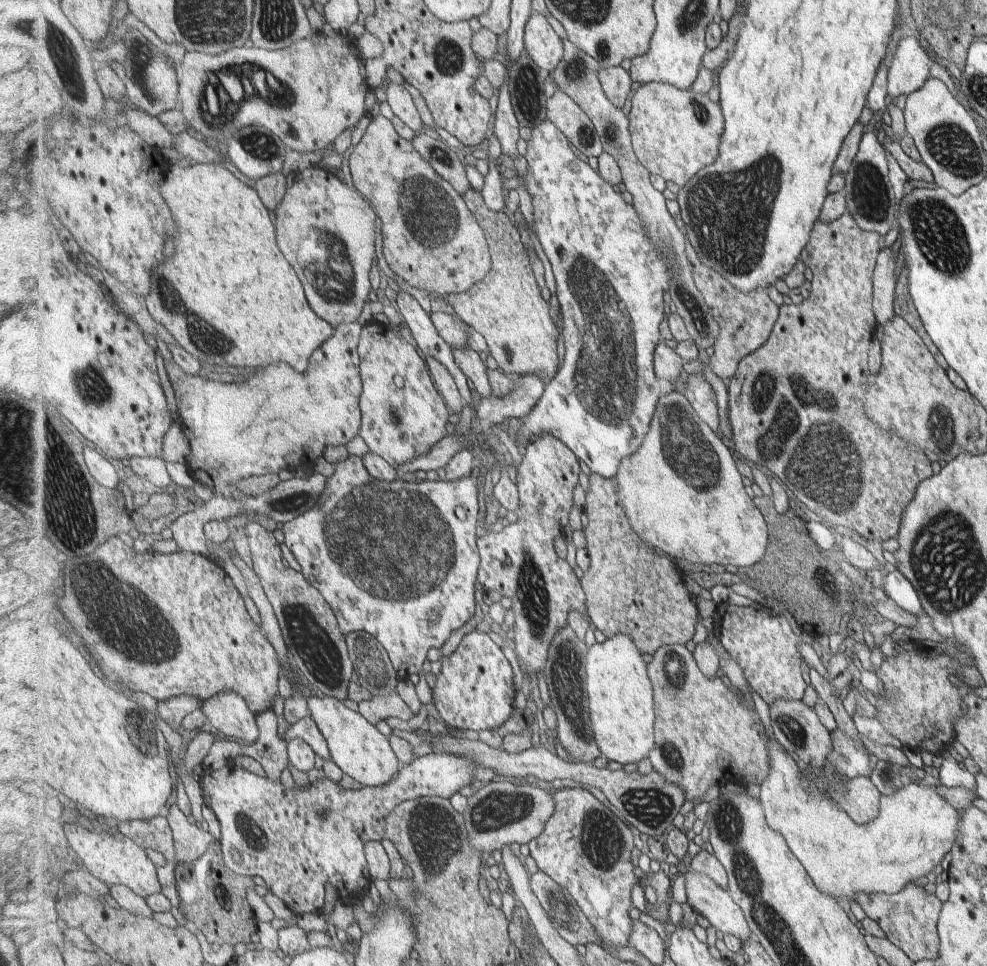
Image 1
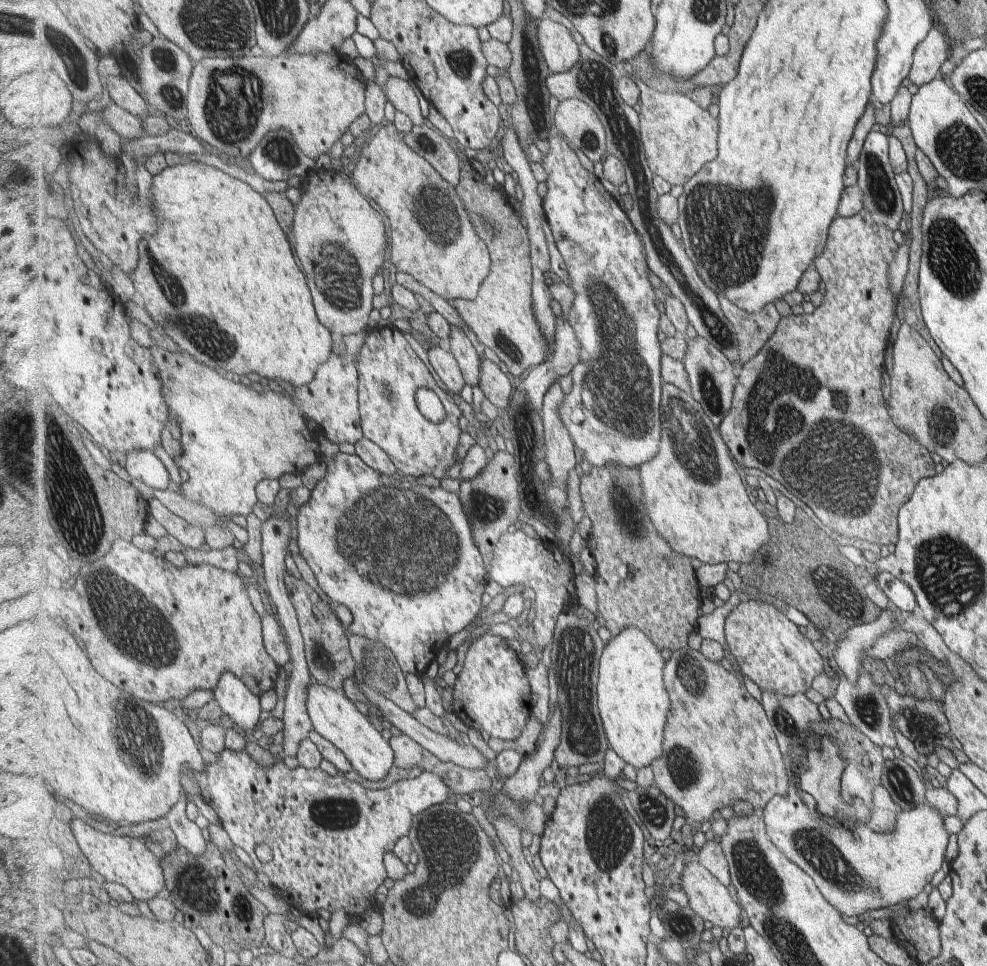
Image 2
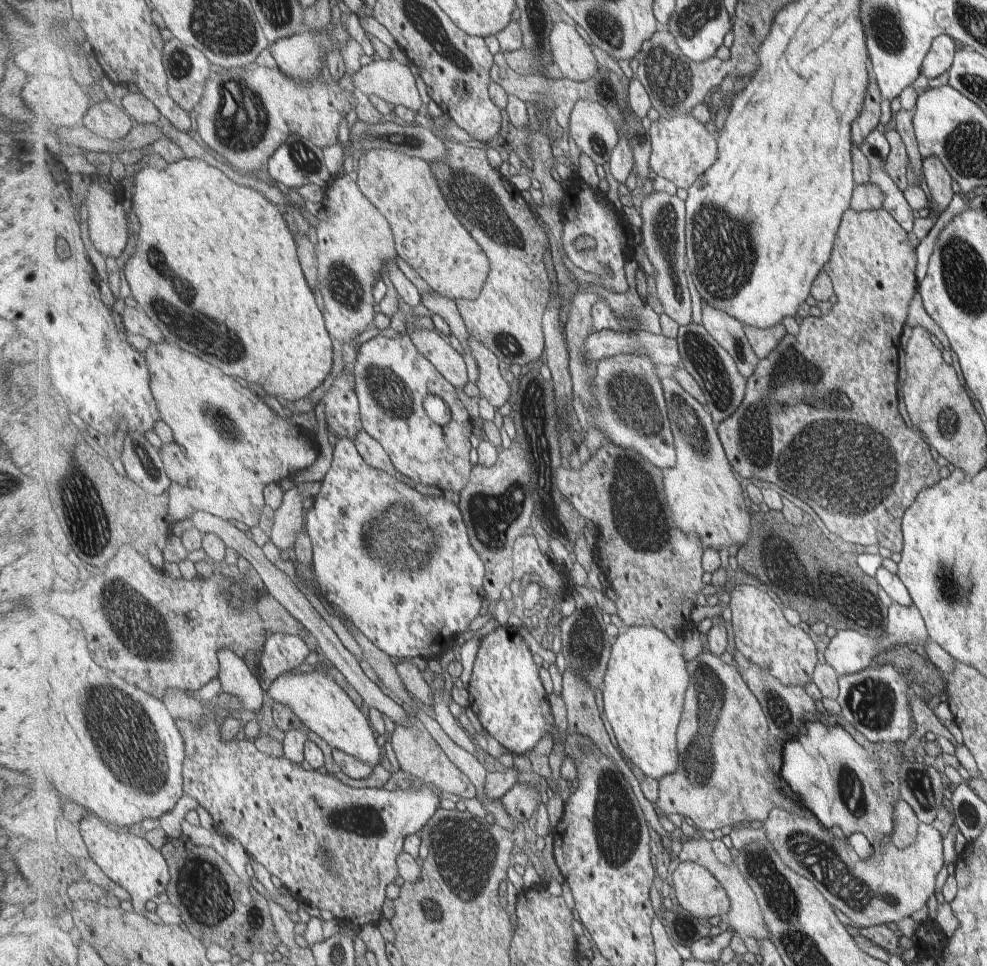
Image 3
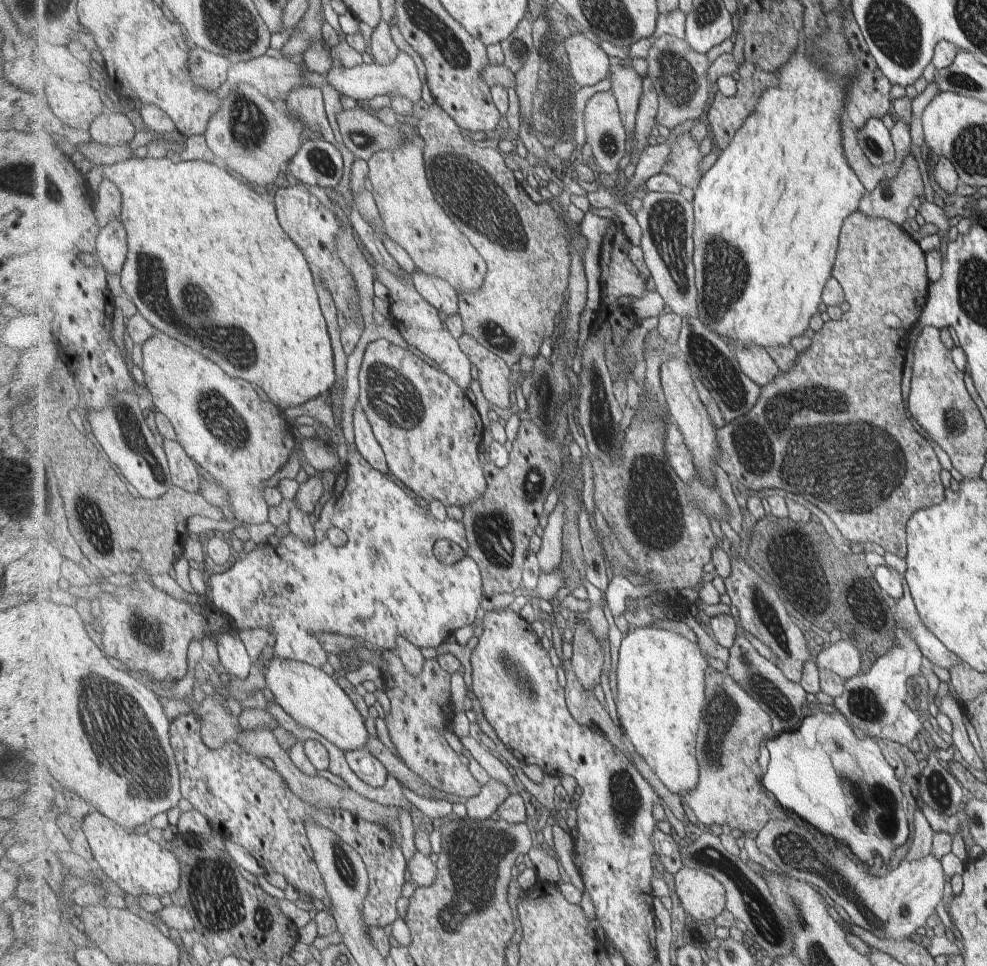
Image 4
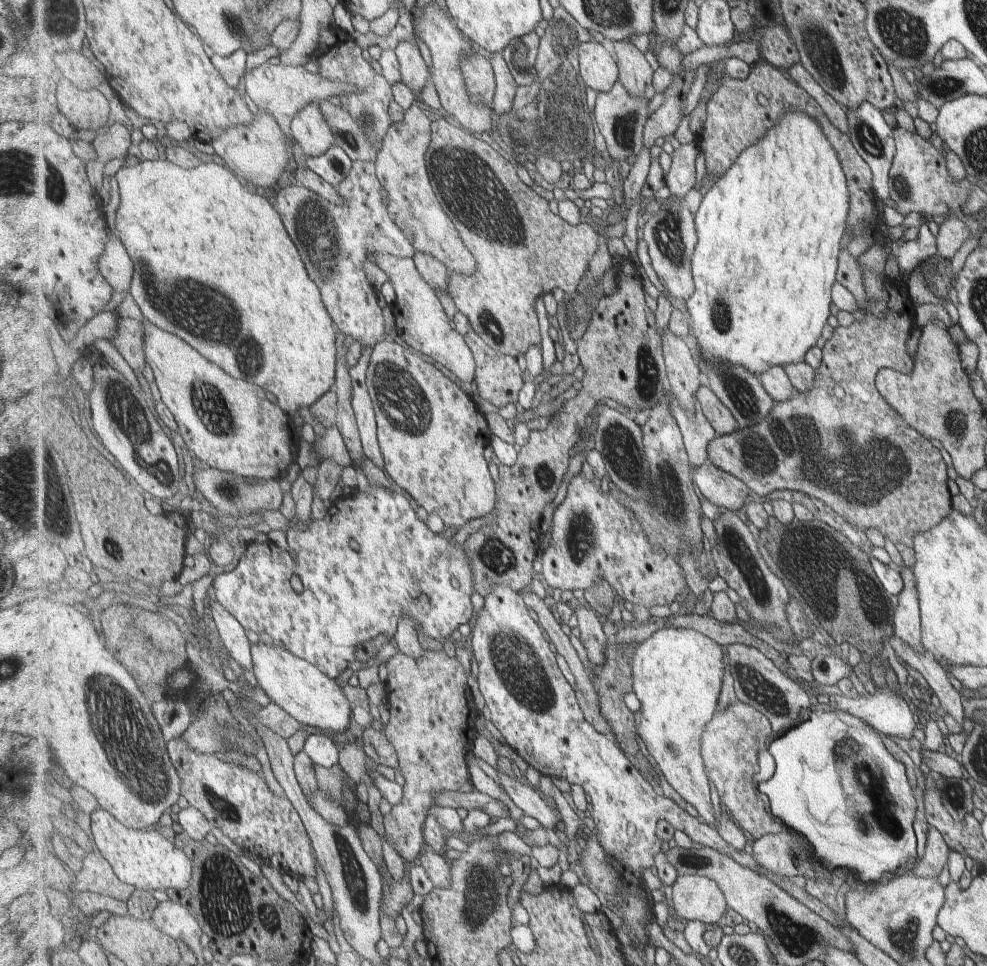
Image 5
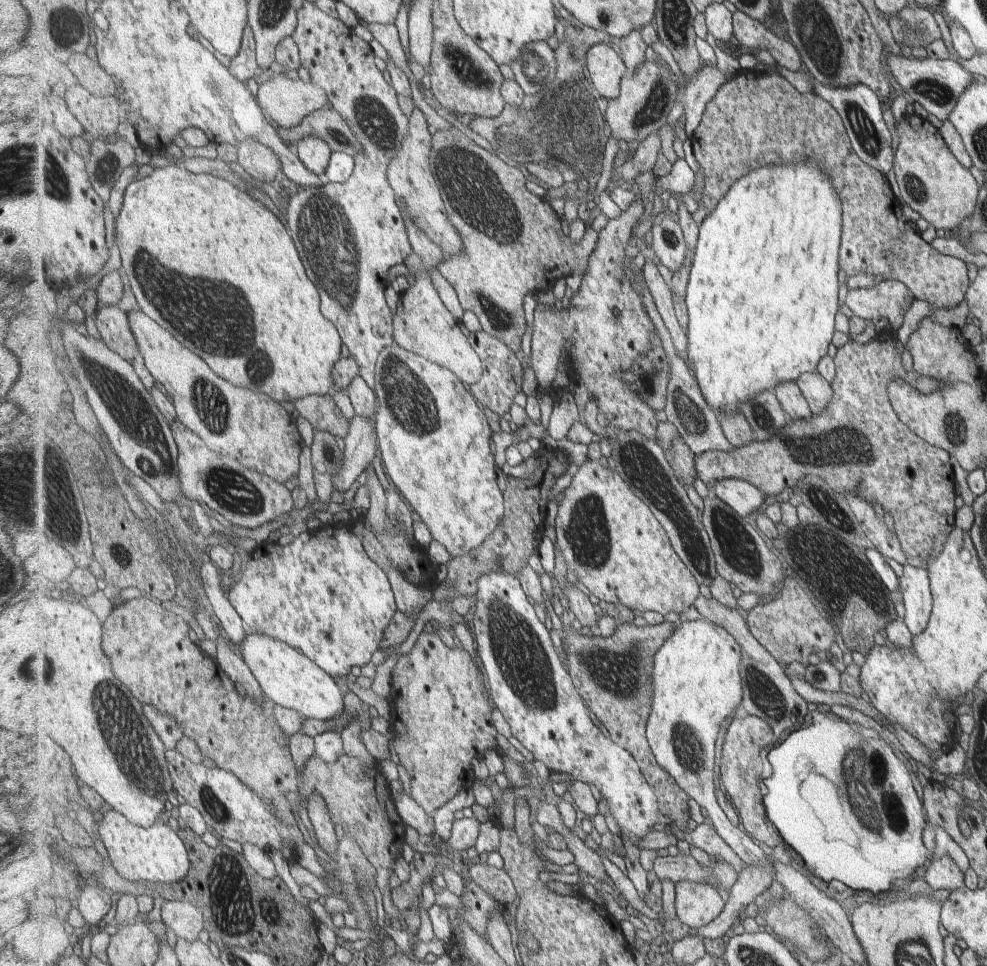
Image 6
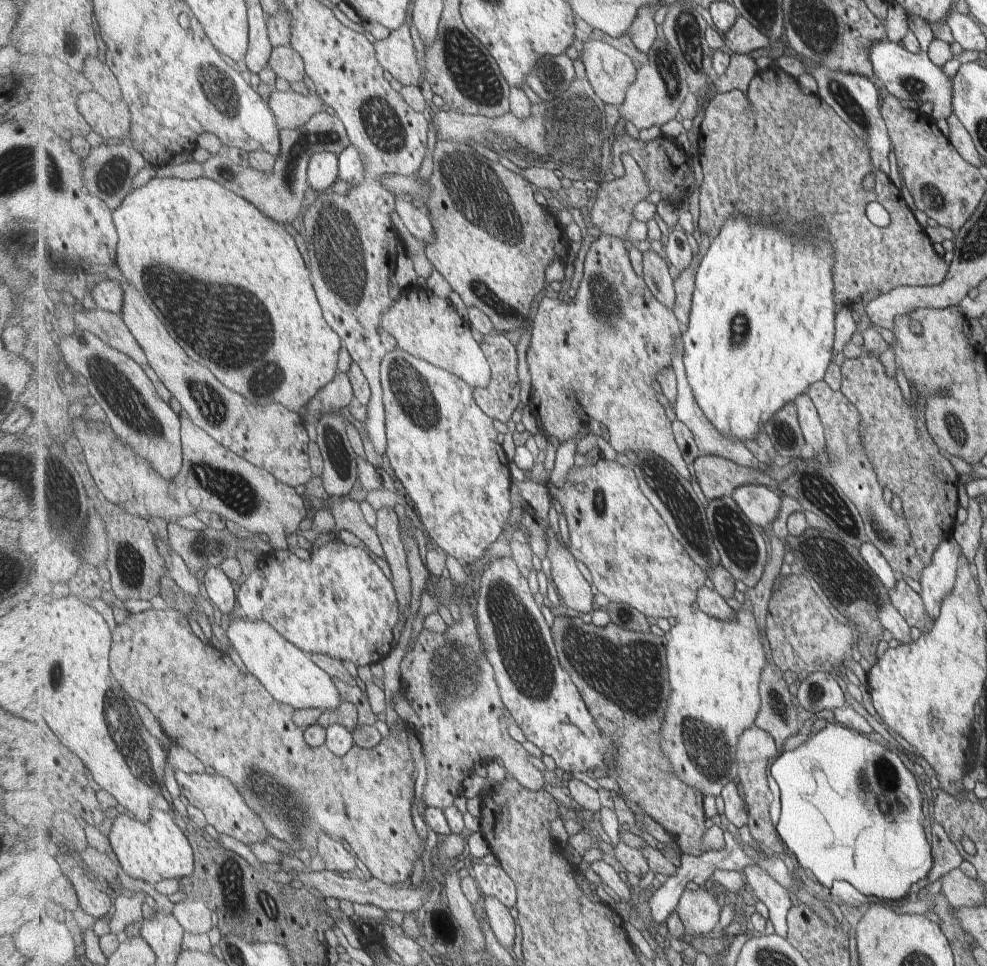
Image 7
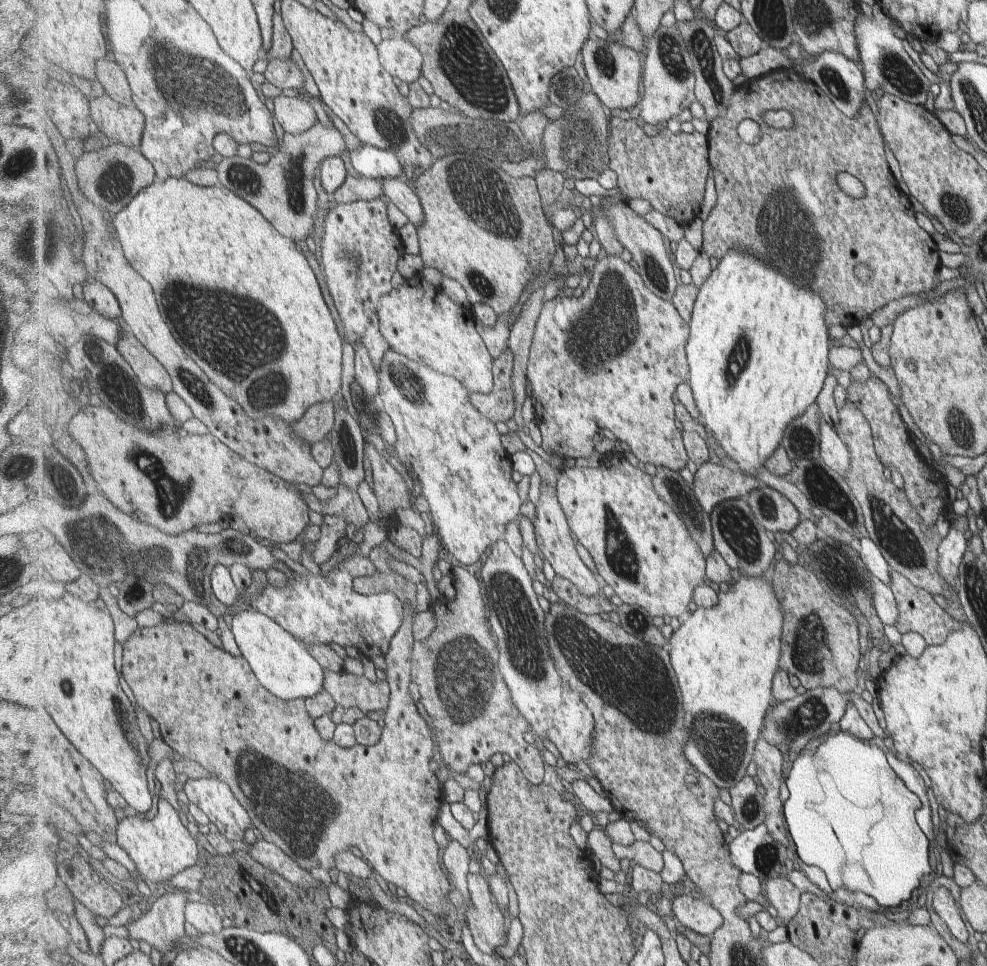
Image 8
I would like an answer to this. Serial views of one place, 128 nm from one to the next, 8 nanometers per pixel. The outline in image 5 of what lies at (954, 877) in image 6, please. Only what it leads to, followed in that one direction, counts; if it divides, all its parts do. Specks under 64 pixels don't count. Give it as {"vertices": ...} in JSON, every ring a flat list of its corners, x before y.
{"vertices":[[927,827,927,838,923,856,914,863,912,872,917,876,935,877,939,875,943,866,947,864,948,846,941,834,934,828]]}

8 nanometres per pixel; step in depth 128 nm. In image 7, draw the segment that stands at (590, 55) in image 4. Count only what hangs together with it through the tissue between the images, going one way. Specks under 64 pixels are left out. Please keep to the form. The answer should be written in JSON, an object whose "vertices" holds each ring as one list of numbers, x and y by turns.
{"vertices":[[595,39,583,43,581,59,587,80,602,102,622,107,627,100,627,90,638,77,633,60,611,44]]}

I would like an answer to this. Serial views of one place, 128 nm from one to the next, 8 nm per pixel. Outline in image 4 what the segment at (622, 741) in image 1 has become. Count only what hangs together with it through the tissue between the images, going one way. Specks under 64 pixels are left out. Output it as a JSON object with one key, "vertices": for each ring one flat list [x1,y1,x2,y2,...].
{"vertices":[[659,626,636,627,623,636,617,663,617,700,613,712,623,732,635,744,641,758,651,766,653,774,679,796,691,794,699,780,699,764,695,756,695,738,699,720,705,718,709,700,705,698,705,668,711,660,705,660,697,642]]}

